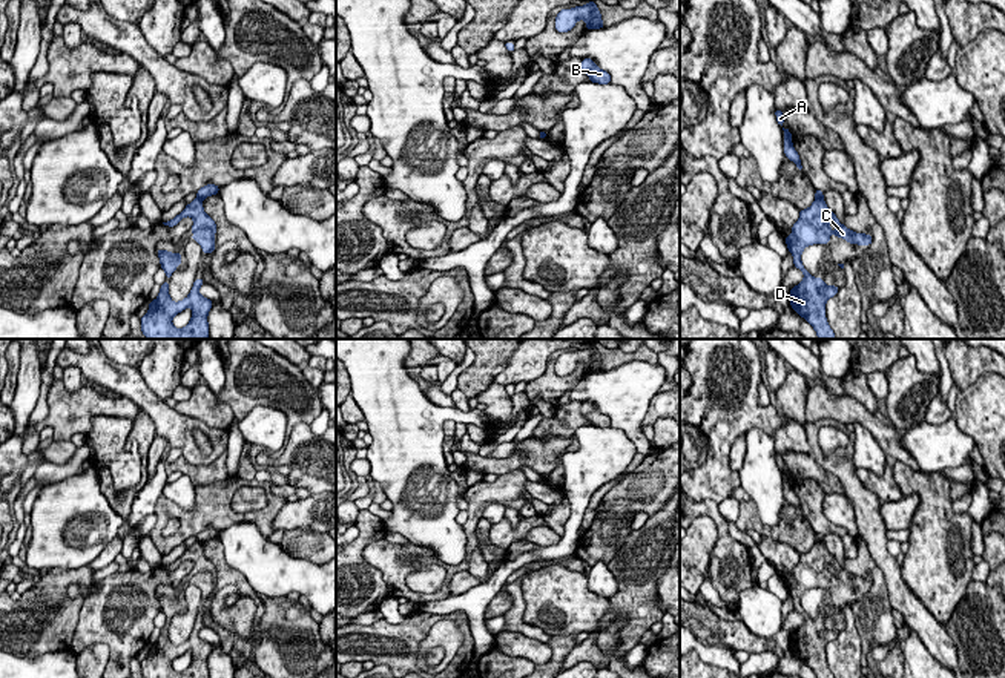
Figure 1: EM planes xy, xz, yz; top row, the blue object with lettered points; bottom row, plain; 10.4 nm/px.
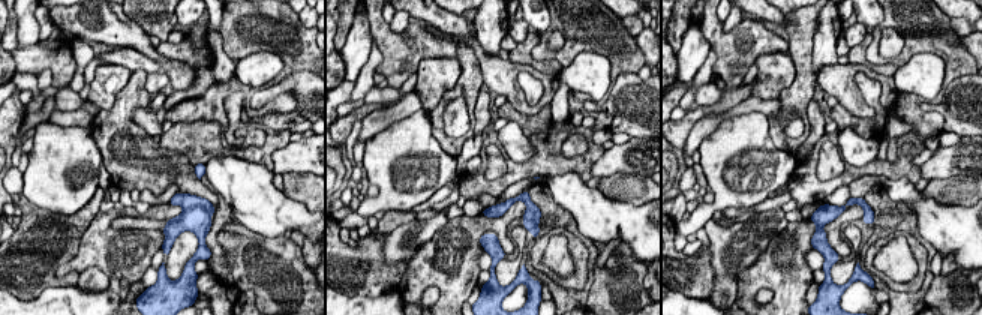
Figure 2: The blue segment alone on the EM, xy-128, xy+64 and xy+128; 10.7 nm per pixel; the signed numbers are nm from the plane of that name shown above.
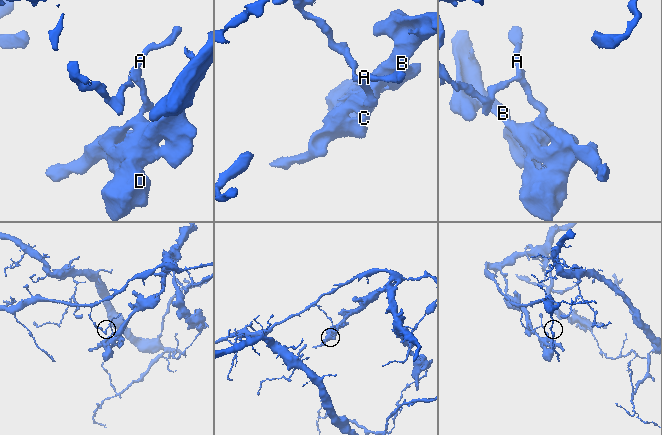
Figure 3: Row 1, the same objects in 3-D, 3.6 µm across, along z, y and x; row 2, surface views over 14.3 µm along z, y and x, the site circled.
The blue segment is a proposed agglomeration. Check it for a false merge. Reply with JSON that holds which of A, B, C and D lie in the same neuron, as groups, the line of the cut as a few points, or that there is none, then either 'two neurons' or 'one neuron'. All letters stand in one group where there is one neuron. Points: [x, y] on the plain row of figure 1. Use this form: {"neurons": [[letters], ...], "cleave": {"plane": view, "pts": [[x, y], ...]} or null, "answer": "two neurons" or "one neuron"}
{"neurons": [["A"], ["B", "C", "D"]], "cleave": {"plane": "xy", "pts": [[198, 540], [201, 543]]}, "answer": "two neurons"}

